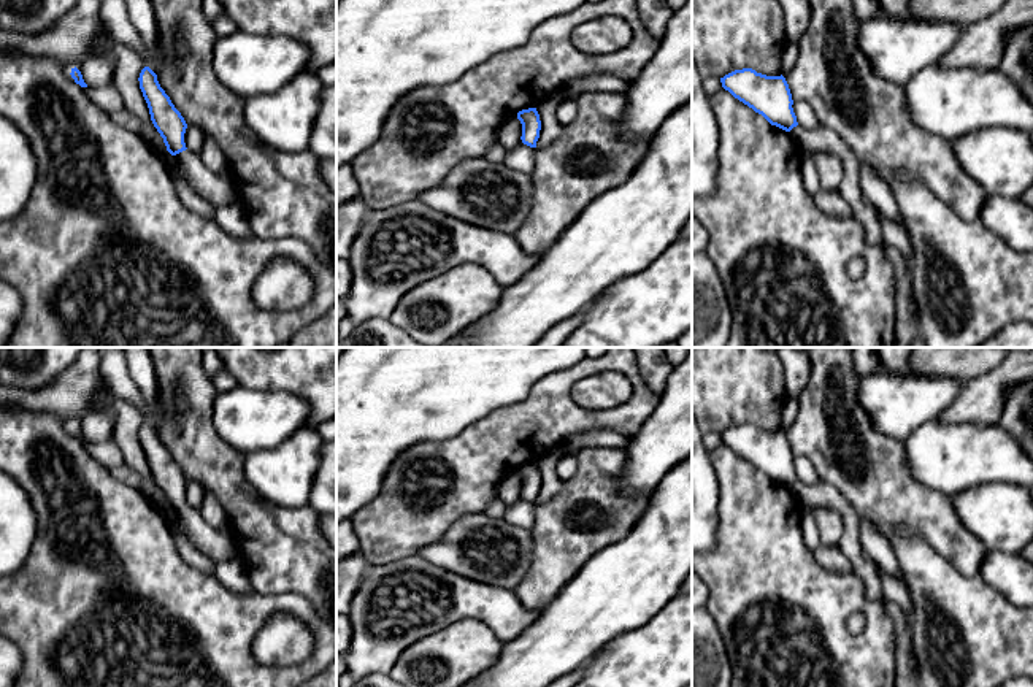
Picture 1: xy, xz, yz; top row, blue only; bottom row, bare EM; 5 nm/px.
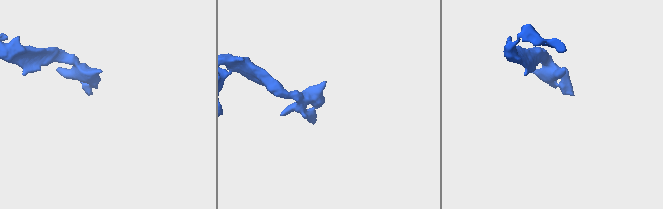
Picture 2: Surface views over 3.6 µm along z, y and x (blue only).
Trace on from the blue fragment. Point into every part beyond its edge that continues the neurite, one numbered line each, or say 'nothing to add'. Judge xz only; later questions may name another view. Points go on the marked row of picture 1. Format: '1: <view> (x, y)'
nothing to add

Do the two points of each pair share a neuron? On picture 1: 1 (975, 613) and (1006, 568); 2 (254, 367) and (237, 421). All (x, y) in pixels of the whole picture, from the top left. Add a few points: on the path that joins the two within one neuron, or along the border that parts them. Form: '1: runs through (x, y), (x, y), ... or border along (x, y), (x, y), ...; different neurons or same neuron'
1: border along (978, 573), (1016, 606); different neurons
2: border along (240, 384), (249, 389), (278, 389), (283, 392); different neurons

